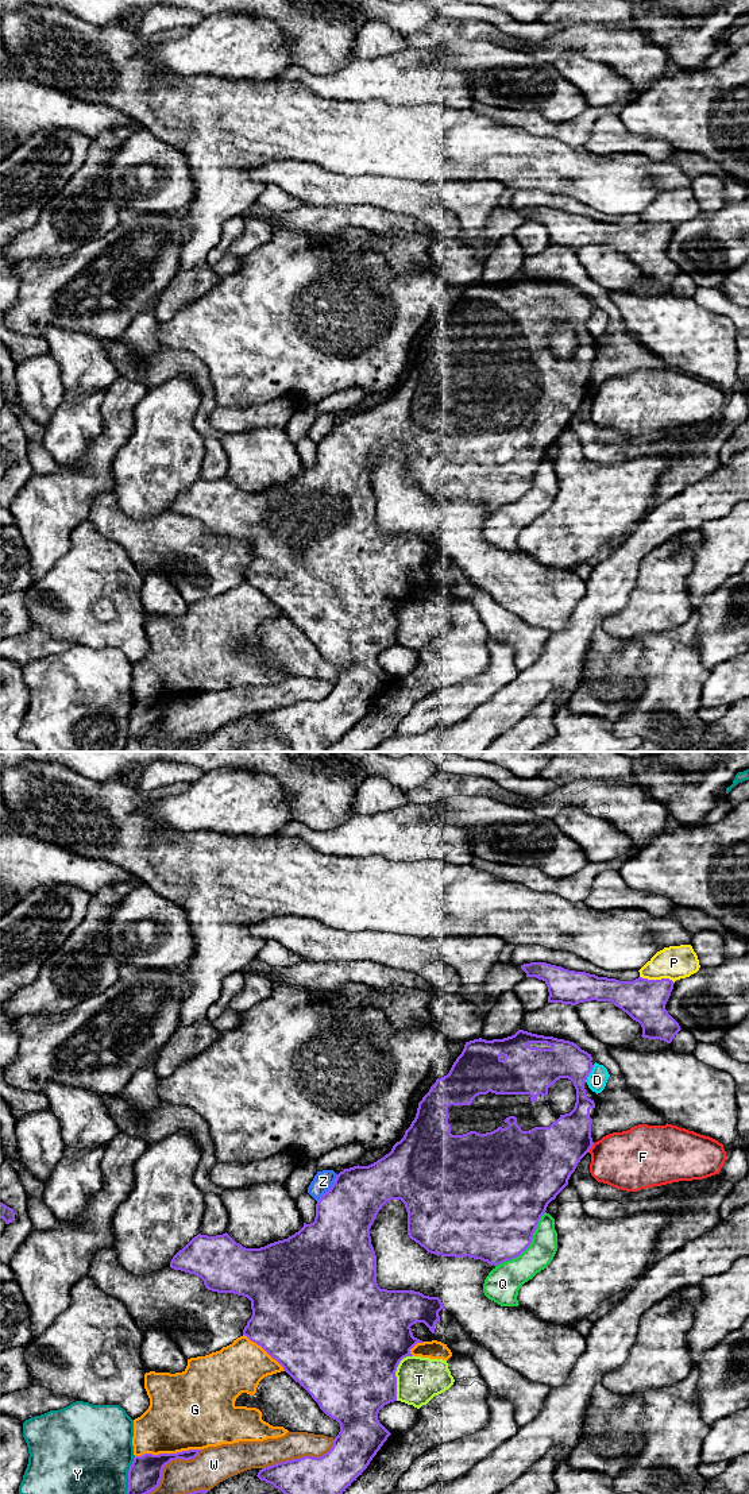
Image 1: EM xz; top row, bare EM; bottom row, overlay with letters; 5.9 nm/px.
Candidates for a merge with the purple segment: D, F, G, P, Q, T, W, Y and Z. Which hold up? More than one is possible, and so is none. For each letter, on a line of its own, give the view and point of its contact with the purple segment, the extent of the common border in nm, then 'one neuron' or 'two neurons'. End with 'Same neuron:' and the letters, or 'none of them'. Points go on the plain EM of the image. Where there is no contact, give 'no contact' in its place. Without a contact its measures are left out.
D: xz (590, 316) | 120 nm | two neurons
F: xz (591, 390) | 70 nm | two neurons
G: xz (168, 698) | 400 nm | two neurons
P: xz (657, 224) | 220 nm | two neurons
Q: xz (528, 490) | 440 nm | two neurons
T: xz (394, 620) | 280 nm | two neurons
W: xz (161, 717) | 550 nm | two neurons
Y: xz (128, 722) | 260 nm | two neurons
Z: xz (331, 432) | 200 nm | one neuron
Same neuron: Z

